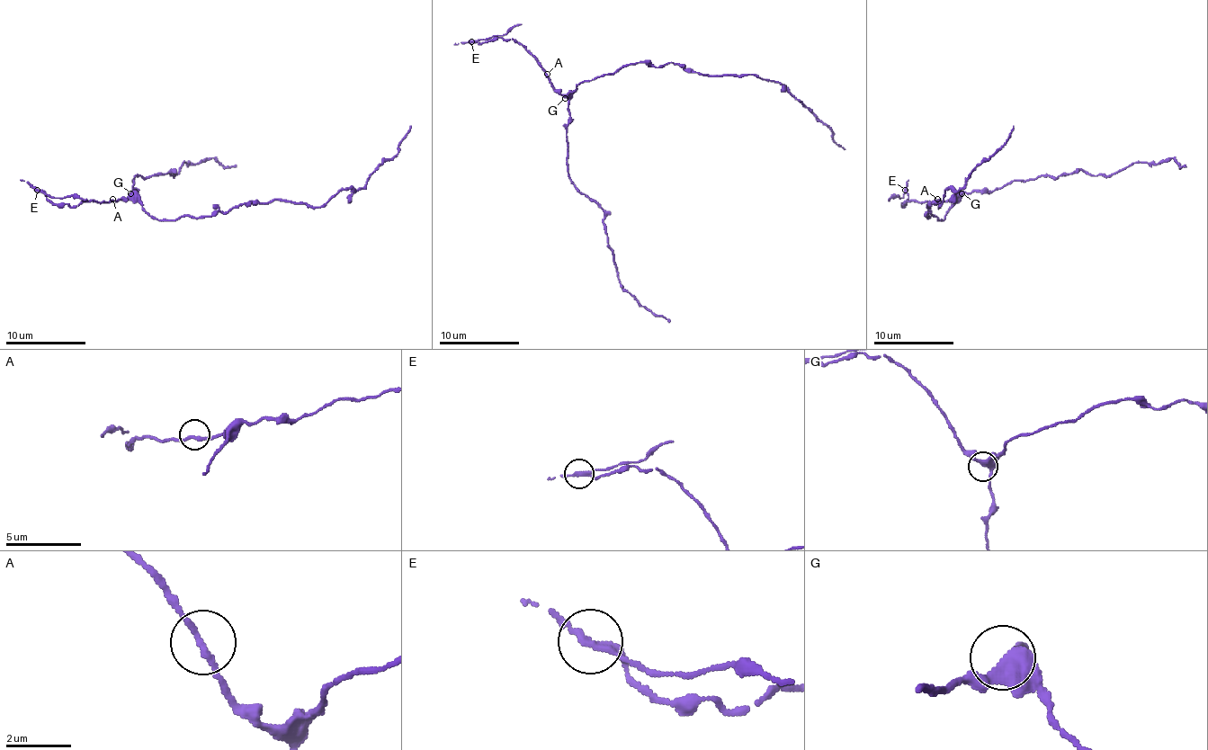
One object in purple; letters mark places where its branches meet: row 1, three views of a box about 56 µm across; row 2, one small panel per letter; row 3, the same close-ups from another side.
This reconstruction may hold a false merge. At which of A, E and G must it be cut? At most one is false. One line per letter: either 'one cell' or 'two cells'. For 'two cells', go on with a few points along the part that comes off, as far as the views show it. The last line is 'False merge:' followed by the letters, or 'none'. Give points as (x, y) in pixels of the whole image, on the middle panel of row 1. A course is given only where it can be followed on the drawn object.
A: one cell
E: two cells; foreign part runs (470, 41), (503, 36), (521, 23)
G: one cell
False merge: E

